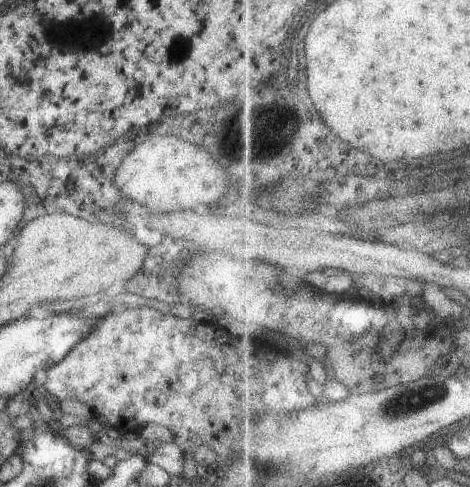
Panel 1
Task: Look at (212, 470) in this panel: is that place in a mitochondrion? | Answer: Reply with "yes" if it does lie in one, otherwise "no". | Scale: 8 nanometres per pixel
no

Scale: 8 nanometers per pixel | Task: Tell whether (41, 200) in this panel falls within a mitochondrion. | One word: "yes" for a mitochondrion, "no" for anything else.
no

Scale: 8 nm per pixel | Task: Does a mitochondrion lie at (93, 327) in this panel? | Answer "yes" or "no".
no

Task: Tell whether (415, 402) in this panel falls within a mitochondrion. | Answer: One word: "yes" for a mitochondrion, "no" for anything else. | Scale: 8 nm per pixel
yes

